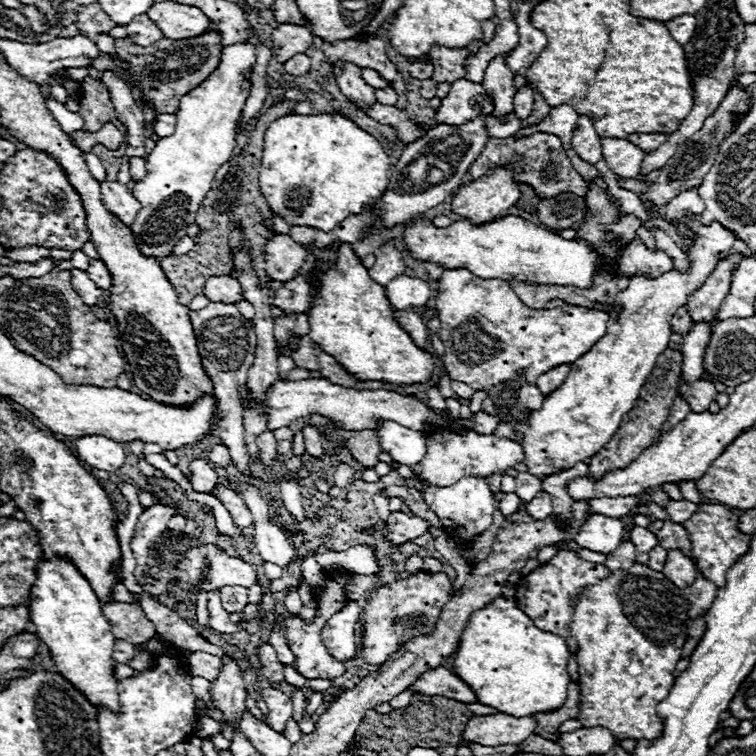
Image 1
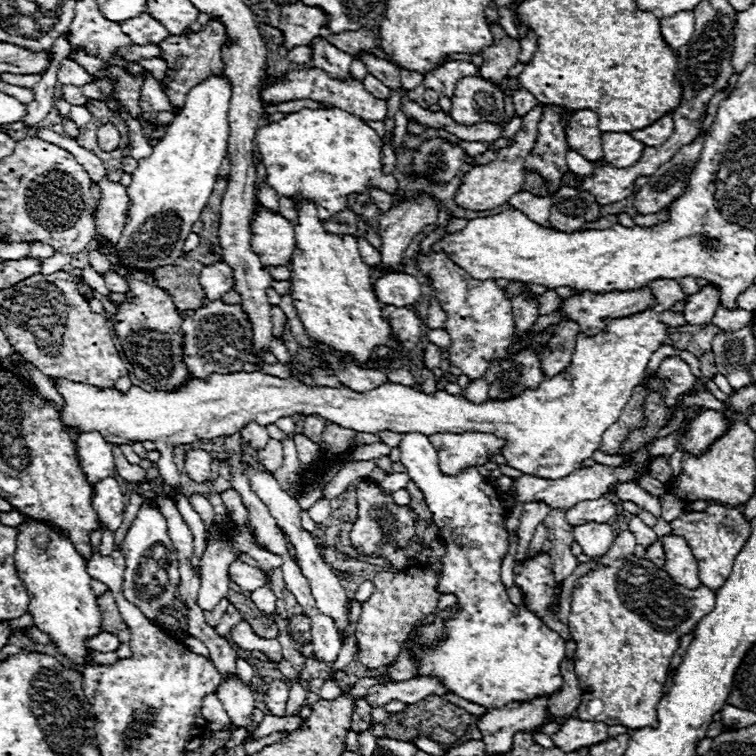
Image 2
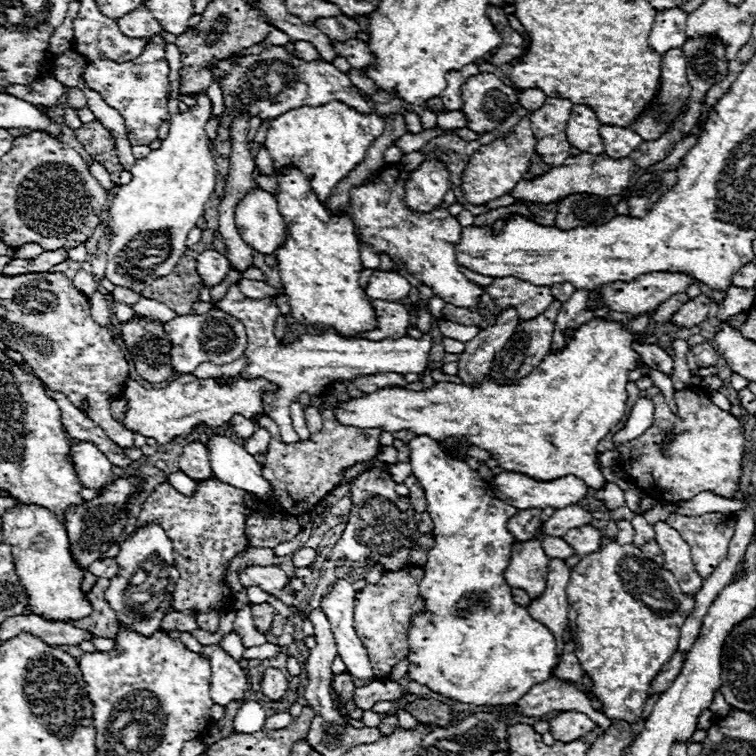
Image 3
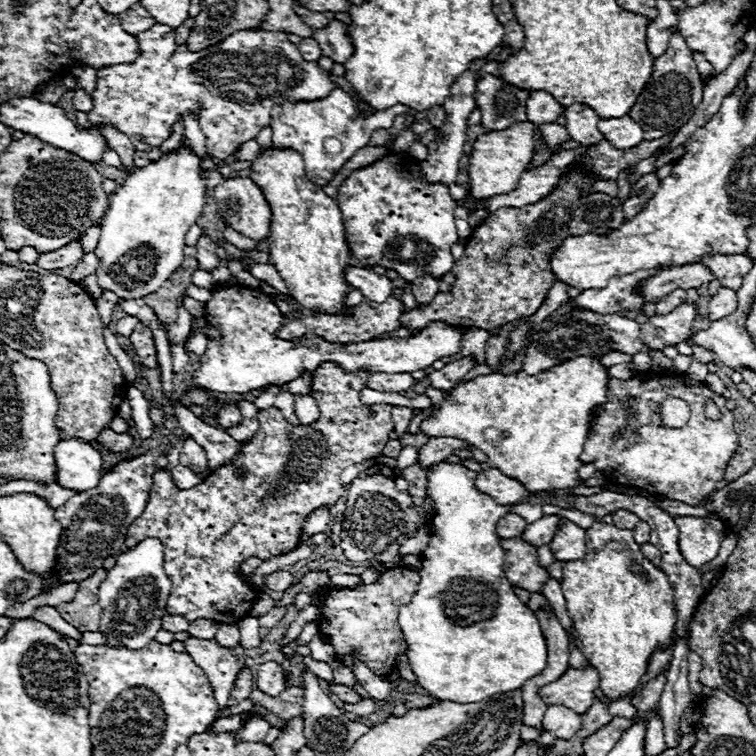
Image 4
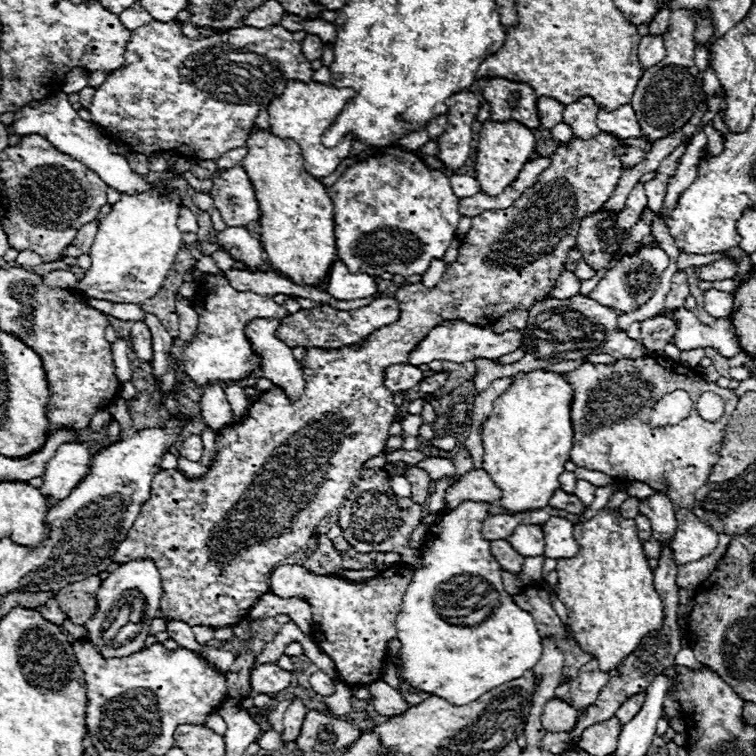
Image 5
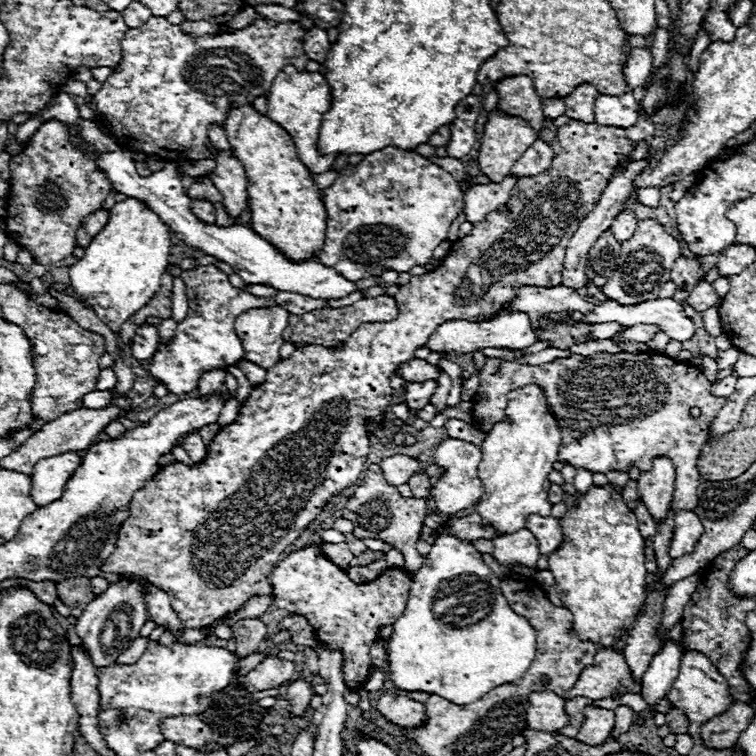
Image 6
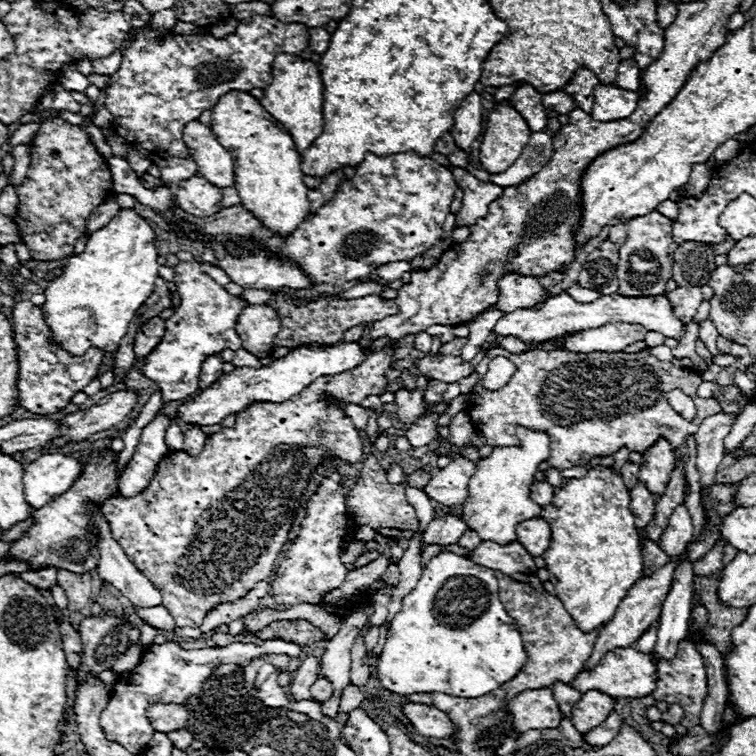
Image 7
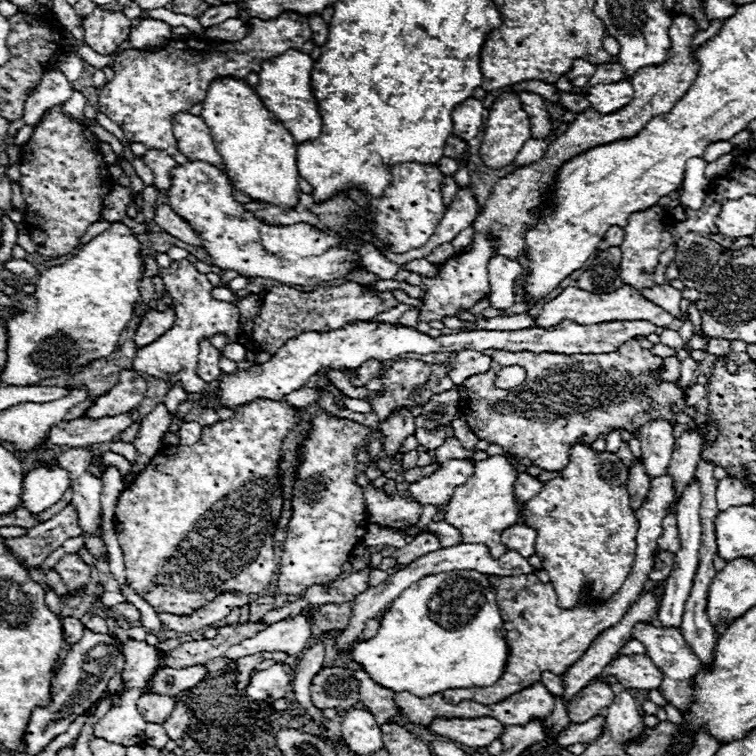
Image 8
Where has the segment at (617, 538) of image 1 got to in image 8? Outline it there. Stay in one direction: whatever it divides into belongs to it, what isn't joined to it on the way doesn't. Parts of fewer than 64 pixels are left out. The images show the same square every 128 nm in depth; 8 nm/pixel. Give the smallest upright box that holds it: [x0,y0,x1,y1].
[500,524,536,558]

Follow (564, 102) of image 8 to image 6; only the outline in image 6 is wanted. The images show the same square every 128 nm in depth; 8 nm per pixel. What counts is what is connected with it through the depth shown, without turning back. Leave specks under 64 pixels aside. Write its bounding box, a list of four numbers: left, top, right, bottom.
[542,98,566,118]

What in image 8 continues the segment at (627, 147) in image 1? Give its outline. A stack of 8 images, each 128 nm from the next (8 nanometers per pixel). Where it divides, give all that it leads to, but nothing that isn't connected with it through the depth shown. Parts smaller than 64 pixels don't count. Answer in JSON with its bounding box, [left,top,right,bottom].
[586,80,634,114]

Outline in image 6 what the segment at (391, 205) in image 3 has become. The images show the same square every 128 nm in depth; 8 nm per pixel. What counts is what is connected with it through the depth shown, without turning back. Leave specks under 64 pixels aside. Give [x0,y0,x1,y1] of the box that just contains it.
[314,148,464,282]

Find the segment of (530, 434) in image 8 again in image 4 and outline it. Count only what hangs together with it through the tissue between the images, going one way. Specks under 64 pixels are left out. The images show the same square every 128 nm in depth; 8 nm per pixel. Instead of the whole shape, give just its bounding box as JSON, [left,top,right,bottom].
[582,372,738,506]

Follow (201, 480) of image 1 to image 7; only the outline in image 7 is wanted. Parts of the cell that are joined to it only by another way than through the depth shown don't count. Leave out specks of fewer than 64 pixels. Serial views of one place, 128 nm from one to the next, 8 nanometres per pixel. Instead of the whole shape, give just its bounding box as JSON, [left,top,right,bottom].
[184,426,206,454]

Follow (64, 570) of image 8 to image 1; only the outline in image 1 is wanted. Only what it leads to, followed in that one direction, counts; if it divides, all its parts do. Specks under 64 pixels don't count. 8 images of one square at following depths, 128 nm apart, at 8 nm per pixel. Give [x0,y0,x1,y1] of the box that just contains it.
[102,602,156,644]

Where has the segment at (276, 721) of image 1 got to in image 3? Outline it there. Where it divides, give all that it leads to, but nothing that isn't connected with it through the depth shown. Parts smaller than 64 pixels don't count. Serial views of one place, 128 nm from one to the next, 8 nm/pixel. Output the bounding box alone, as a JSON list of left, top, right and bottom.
[260,668,288,702]

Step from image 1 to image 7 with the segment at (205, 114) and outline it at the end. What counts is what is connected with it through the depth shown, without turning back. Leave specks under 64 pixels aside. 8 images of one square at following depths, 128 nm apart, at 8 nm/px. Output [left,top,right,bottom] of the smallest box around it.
[42,208,158,356]

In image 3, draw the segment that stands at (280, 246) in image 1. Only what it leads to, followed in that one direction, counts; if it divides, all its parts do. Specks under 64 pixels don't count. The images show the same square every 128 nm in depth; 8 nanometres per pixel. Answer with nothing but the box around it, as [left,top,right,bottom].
[236,188,286,254]

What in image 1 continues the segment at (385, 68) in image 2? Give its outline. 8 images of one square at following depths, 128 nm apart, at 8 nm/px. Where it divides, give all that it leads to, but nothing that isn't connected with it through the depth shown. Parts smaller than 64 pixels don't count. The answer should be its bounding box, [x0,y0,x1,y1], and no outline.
[486,114,522,138]

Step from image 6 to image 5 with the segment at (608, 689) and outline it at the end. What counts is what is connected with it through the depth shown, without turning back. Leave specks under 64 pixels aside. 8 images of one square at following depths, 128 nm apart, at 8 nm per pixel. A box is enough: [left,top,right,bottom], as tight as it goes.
[556,658,610,710]

